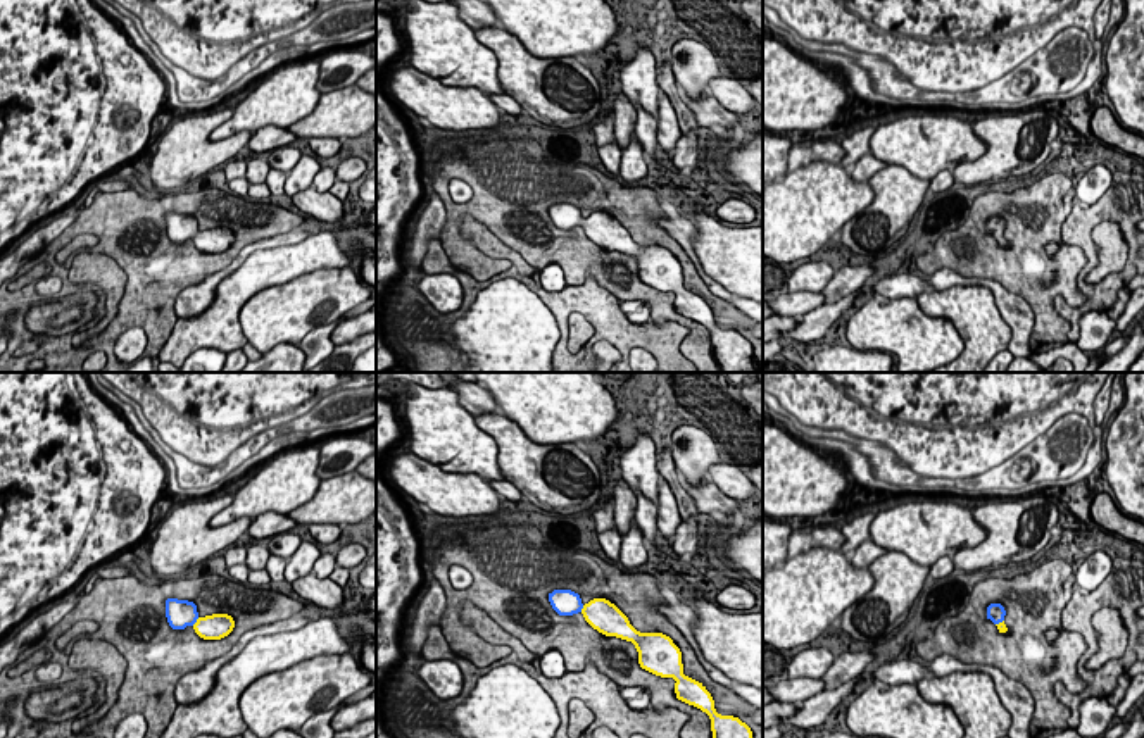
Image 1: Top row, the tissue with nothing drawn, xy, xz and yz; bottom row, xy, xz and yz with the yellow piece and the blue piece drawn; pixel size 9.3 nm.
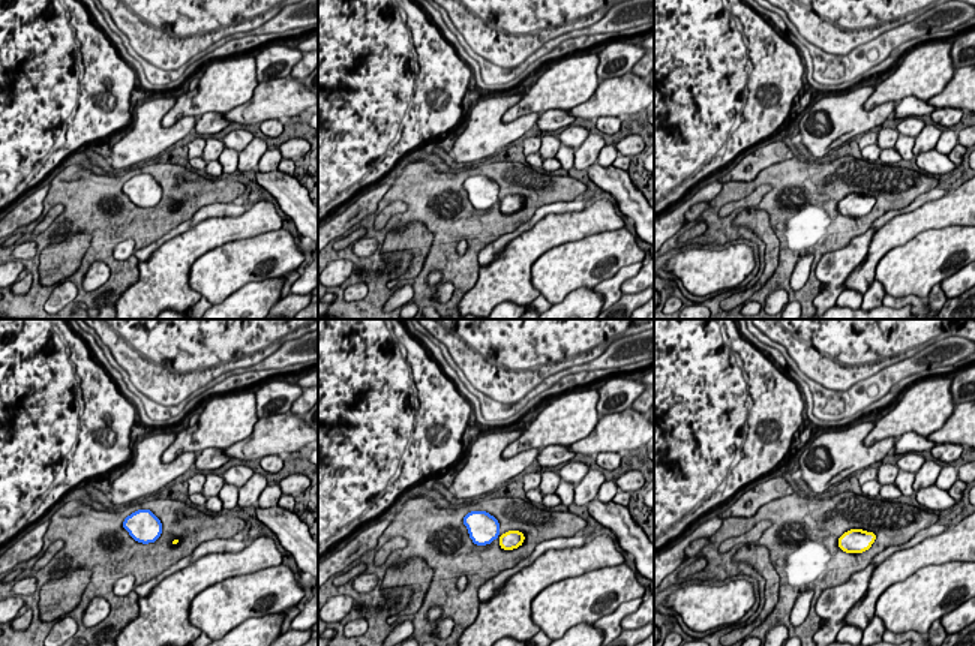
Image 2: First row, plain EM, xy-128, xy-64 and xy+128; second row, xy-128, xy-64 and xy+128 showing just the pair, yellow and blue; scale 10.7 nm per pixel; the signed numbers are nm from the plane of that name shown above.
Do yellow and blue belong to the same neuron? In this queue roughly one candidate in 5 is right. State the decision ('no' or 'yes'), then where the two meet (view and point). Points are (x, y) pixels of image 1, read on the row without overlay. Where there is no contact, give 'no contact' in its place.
yes; contact xy (197, 235)

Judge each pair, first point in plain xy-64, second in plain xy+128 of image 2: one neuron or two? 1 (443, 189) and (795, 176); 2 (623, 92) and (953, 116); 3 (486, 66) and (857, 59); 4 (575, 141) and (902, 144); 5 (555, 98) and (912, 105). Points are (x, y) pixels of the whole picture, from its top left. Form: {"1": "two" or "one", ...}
{"1": "one", "2": "two", "3": "one", "4": "two", "5": "two"}

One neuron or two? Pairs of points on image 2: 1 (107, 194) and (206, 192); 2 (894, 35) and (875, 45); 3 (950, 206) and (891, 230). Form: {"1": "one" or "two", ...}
{"1": "one", "2": "one", "3": "one"}

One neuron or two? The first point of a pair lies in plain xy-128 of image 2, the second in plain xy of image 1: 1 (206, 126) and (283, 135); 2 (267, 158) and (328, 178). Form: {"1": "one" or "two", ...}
{"1": "one", "2": "one"}

